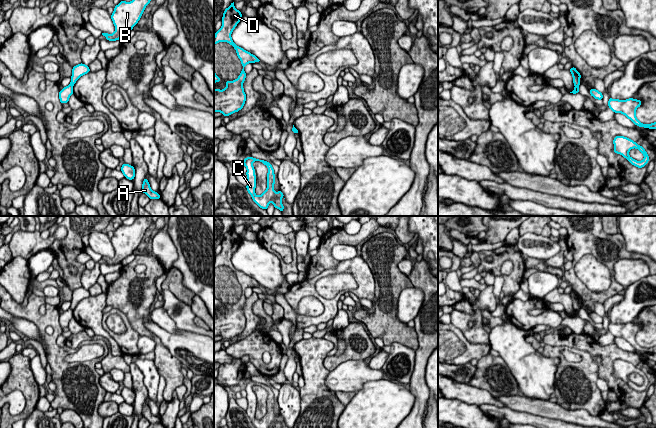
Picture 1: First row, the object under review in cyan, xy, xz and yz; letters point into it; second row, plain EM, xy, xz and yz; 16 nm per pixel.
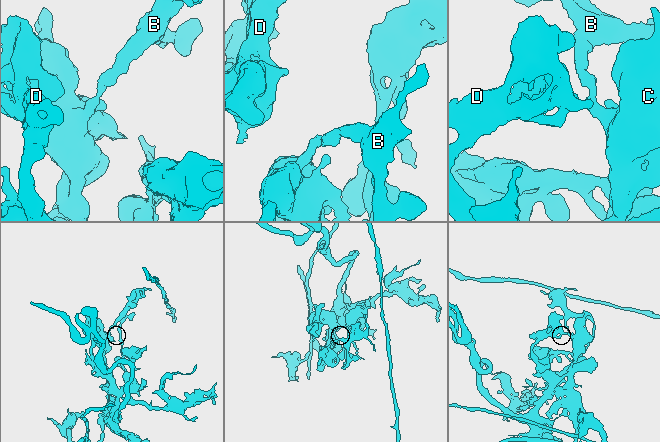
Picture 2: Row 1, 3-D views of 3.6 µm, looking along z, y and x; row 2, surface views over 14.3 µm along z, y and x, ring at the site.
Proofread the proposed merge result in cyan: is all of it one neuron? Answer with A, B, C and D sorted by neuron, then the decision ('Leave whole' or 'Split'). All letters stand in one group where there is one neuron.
Groups: A B D / C. Split

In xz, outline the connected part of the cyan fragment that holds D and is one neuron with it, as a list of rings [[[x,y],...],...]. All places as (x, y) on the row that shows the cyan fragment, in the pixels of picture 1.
[[[234,2],[231,3],[230,6],[224,10],[221,19],[222,26],[216,31],[214,36],[214,45],[219,42],[227,42],[233,46],[243,67],[236,80],[225,81],[225,89],[214,89],[214,112],[221,112],[223,116],[229,116],[243,108],[246,101],[246,94],[243,88],[243,83],[246,78],[244,67],[248,63],[253,64],[254,62],[260,61],[255,55],[237,46],[232,40],[232,31],[242,17],[242,13],[235,8]]]

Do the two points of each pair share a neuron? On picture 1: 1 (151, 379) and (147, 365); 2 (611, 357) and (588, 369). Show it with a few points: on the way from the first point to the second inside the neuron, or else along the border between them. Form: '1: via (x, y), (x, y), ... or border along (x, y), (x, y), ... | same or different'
1: via (150, 376), (148, 368) | same
2: border along (584, 350), (593, 357), (600, 357), (599, 377) | different

